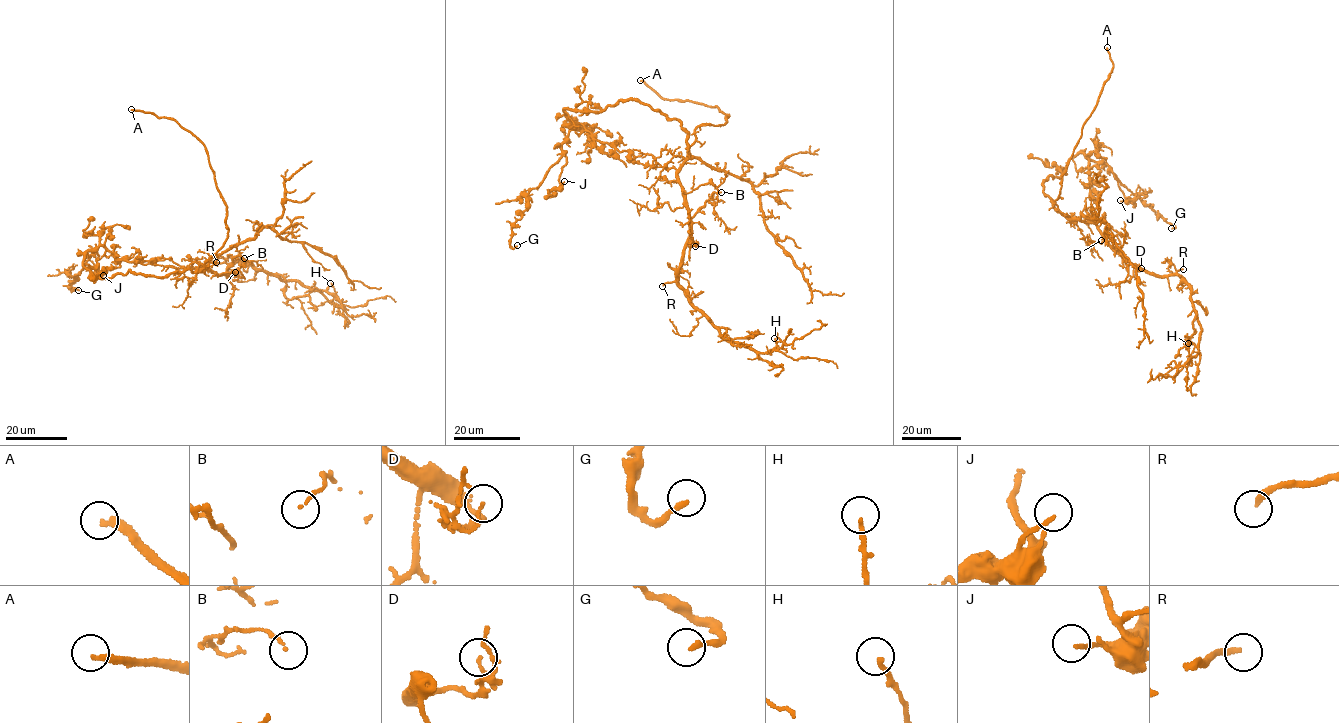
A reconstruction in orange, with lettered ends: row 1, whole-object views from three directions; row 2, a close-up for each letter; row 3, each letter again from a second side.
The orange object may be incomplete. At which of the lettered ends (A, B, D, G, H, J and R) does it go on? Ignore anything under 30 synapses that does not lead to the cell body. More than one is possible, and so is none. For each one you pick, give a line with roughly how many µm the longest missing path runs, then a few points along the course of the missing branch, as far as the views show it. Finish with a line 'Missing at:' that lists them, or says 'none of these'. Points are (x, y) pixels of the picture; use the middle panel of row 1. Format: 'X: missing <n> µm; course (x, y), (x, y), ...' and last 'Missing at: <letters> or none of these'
A: missing 25 µm; course (640, 80), (619, 65), (603, 60), (588, 36), (582, 34)
R: missing 30 µm
Missing at: A, R

